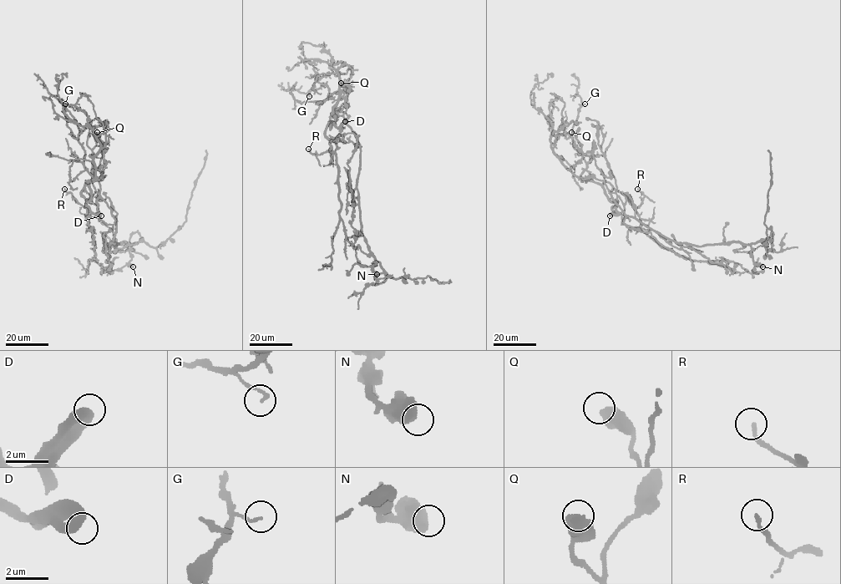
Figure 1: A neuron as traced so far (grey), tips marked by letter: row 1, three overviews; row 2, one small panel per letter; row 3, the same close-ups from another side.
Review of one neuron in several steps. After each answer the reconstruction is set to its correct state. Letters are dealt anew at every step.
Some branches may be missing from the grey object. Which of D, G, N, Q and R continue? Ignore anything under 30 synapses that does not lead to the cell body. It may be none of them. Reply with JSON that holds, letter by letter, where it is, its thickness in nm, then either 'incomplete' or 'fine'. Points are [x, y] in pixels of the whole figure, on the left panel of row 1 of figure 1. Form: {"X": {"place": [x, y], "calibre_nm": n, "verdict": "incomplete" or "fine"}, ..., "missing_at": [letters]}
{"D": {"place": [101, 215], "calibre_nm": 600, "verdict": "incomplete"}, "G": {"place": [65, 104], "calibre_nm": 120, "verdict": "fine"}, "N": {"place": [133, 266], "calibre_nm": 700, "verdict": "fine"}, "Q": {"place": [97, 132], "calibre_nm": 600, "verdict": "fine"}, "R": {"place": [64, 189], "calibre_nm": 170, "verdict": "fine"}, "missing_at": ["D"]}

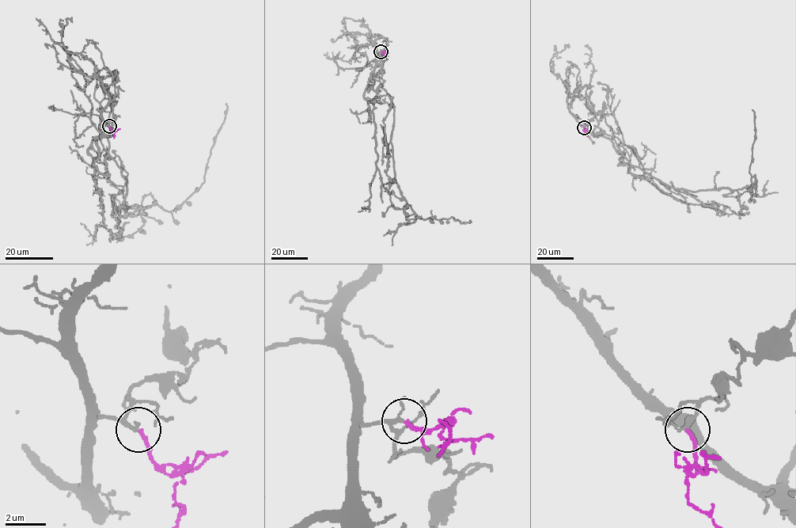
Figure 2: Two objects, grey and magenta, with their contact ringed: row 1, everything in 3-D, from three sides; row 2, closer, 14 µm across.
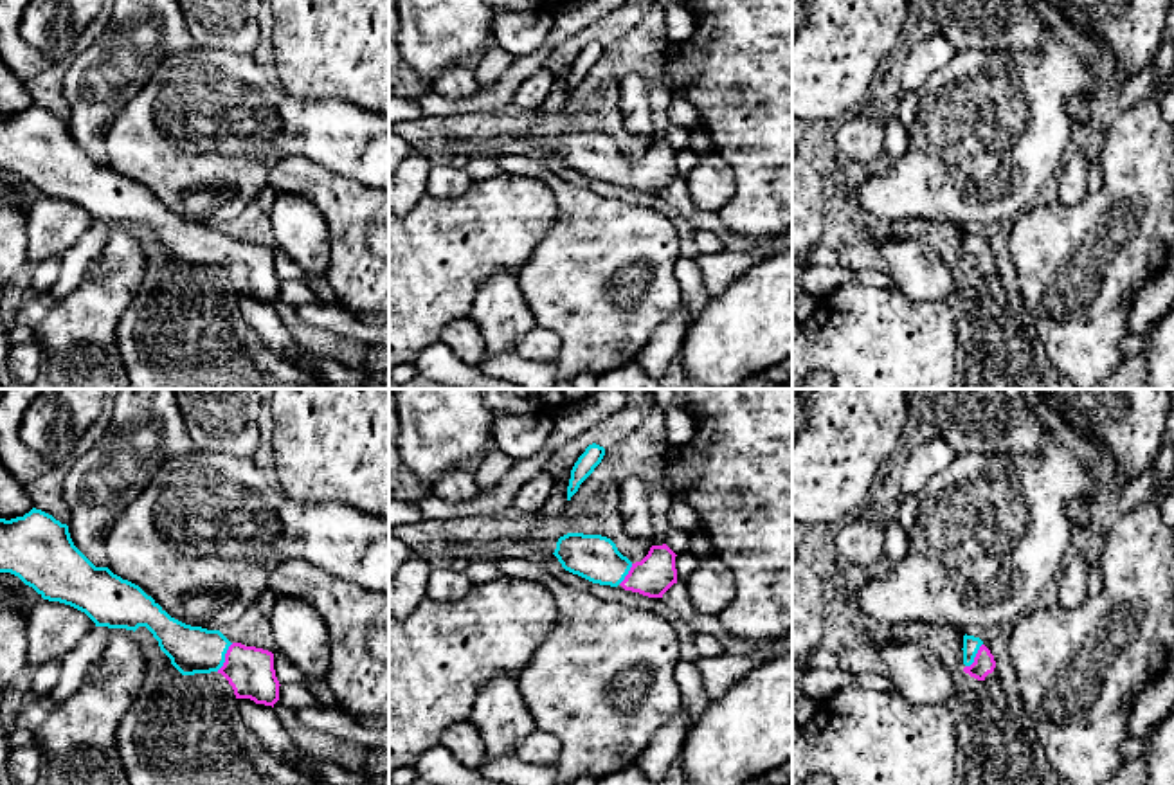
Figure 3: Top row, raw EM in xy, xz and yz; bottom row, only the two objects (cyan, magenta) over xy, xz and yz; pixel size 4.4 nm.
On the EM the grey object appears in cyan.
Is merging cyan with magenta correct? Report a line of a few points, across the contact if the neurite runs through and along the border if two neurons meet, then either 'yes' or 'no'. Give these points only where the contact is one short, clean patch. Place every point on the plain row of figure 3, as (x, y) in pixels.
line xy (193, 247), (211, 247), (224, 254), (249, 267); yes

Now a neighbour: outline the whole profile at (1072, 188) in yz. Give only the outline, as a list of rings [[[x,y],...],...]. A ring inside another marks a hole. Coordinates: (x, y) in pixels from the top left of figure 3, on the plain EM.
[[[1070,99],[1068,110],[1079,126],[1080,142],[1077,149],[1068,157],[1061,178],[1057,182],[1057,198],[1064,207],[1079,205],[1088,194],[1089,178],[1089,160],[1086,157],[1084,137],[1089,131],[1091,117],[1088,113],[1088,104],[1080,99]]]

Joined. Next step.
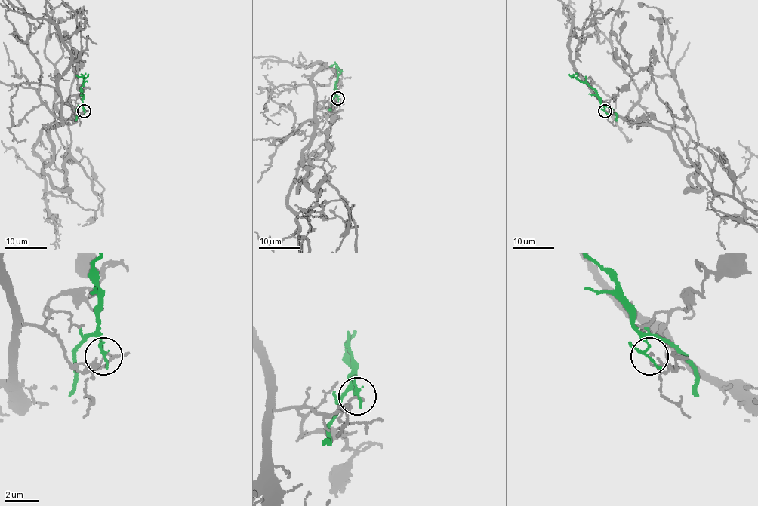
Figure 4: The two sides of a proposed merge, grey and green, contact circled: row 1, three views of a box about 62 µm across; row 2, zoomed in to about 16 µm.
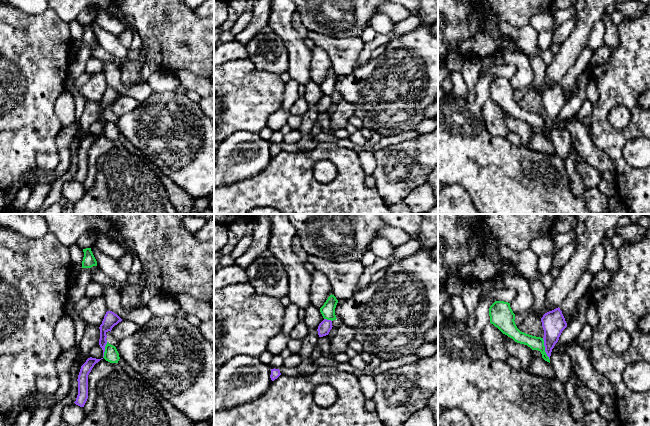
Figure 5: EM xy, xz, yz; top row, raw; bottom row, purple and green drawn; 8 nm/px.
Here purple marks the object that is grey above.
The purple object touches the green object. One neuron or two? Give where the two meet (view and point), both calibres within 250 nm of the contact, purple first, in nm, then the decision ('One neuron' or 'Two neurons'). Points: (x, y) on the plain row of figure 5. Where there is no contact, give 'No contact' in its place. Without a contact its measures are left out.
Touches purple at yz (545, 125). Thickness 190 nm (purple) against 110 nm. Two neurons

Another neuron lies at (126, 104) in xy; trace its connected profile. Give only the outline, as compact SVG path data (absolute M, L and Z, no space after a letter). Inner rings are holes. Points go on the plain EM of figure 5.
M122 96L112 104L110 112L115 118L119 118L135 110L138 105L139 102L135 98L131 96Z

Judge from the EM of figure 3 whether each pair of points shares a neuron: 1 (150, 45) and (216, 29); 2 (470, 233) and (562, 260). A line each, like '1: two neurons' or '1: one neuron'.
1: two neurons
2: two neurons

